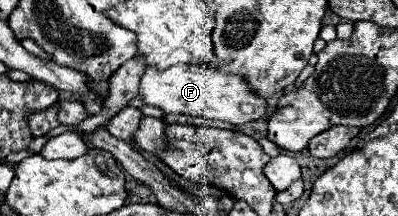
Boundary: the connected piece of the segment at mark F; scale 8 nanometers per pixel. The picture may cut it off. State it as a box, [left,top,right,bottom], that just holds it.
[139,65,267,125]

